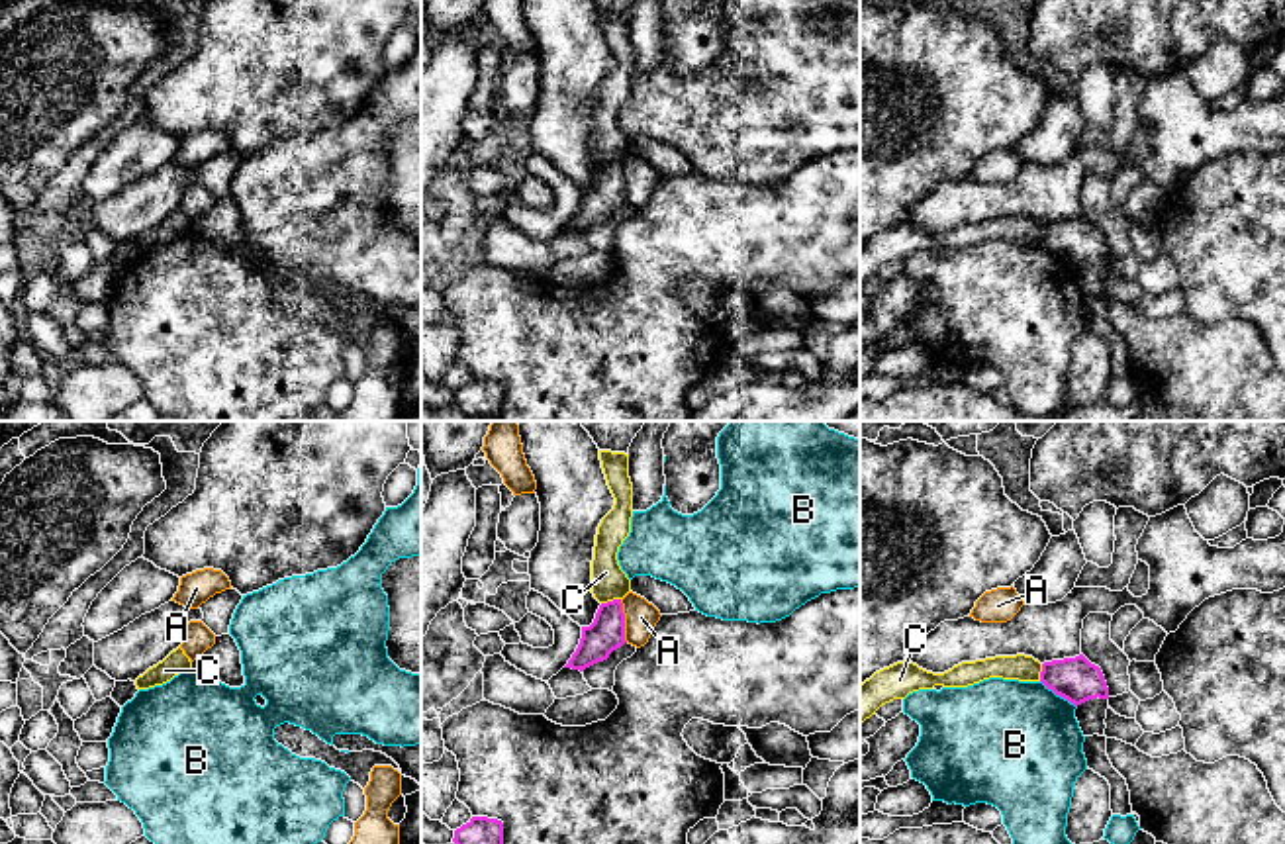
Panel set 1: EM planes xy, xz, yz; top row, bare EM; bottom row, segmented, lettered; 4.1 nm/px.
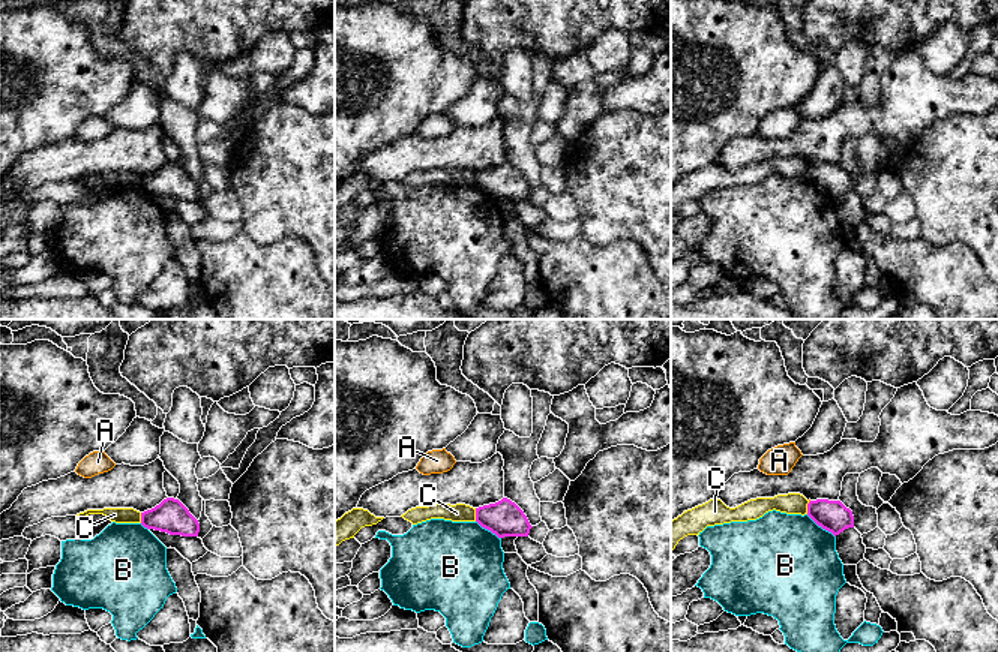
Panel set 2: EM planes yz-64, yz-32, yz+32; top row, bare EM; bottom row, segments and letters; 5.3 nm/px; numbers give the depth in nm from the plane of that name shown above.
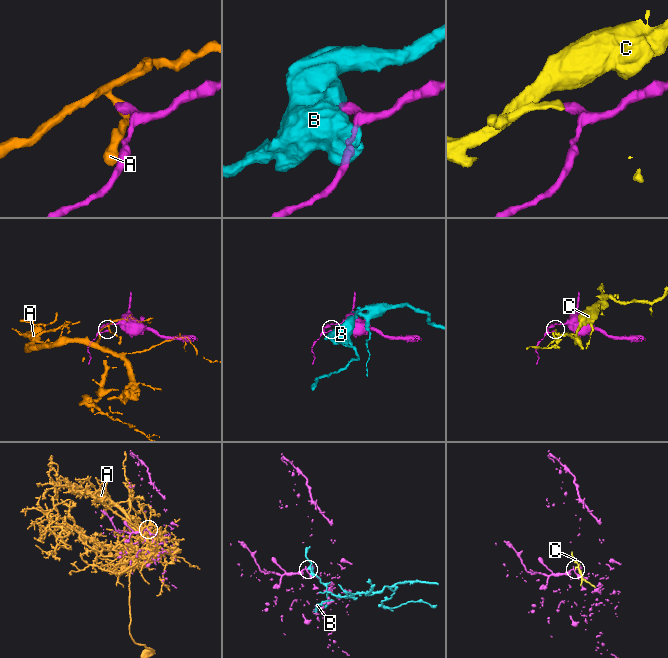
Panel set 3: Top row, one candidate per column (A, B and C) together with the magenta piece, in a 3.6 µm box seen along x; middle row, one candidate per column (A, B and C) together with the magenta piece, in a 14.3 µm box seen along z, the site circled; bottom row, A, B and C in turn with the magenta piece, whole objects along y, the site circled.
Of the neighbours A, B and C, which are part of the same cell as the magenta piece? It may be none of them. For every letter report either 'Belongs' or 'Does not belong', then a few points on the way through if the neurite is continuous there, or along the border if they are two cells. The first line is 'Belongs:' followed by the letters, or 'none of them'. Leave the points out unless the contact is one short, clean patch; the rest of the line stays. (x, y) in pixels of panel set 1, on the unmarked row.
Belongs: none of them
A: Does not belong. Boundary: xz (619, 161), (627, 202)
B: Does not belong. Boundary: yz (1041, 241), (1076, 269)
C: Does not belong. Boundary: xz (619, 159), (602, 165)

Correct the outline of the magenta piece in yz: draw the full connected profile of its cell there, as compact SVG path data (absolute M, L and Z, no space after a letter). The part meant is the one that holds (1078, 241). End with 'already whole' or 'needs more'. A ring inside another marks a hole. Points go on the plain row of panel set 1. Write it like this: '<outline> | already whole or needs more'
M1083 215L1042 225L1040 243L1075 268L1089 260L1109 260L1109 249L1099 227Z | already whole

